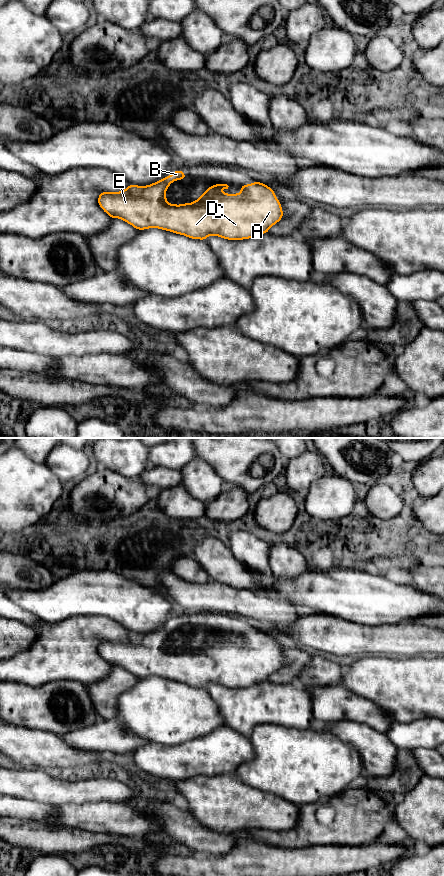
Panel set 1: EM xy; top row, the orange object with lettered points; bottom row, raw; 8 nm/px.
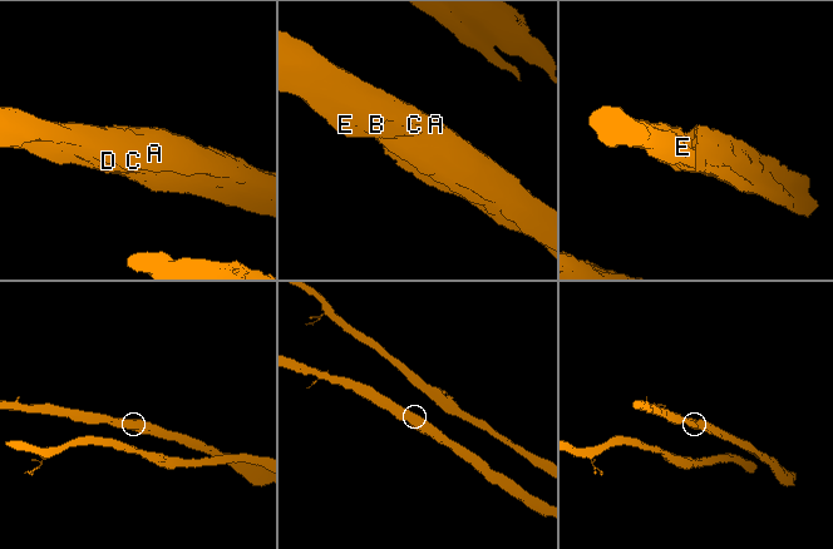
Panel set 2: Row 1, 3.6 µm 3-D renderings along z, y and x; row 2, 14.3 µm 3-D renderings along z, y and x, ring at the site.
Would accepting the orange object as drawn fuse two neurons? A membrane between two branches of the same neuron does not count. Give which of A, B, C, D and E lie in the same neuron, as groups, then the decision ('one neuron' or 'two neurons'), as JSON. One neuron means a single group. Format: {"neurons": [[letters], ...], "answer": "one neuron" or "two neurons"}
{"neurons": [["A", "B", "C", "D", "E"]], "answer": "one neuron"}

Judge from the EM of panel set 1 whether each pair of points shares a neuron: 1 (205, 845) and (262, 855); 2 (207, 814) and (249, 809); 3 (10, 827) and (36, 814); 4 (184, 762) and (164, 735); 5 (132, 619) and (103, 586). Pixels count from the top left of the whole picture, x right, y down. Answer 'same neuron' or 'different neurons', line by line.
1: different neurons
2: same neuron
3: different neurons
4: different neurons
5: same neuron

